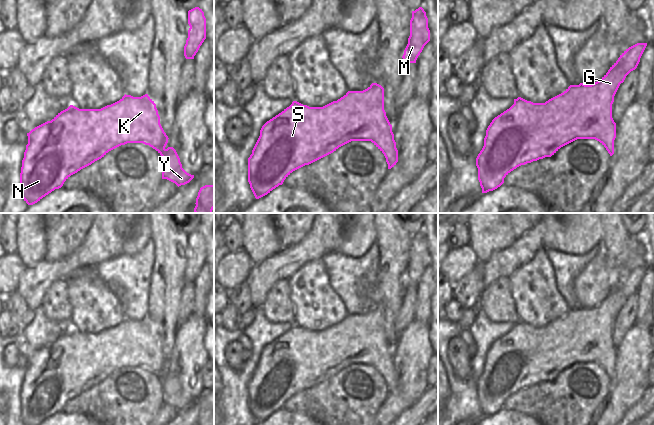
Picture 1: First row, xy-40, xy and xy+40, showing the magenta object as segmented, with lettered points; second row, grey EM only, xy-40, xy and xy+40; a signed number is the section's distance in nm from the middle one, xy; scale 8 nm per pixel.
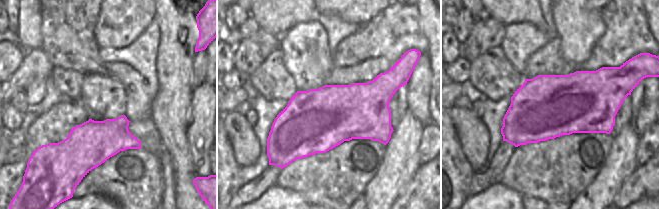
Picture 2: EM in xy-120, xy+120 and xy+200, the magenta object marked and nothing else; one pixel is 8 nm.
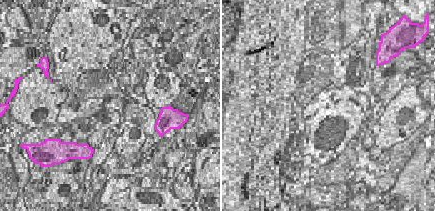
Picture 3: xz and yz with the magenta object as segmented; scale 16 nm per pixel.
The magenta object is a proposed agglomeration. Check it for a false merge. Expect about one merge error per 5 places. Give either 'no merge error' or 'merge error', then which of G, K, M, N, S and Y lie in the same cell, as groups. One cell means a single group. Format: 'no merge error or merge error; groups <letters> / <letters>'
no merge error; groups G K M N S Y

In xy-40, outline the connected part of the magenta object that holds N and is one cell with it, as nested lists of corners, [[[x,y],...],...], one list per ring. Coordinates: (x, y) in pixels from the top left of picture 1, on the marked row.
[[[145,94],[141,97],[124,95],[119,101],[101,109],[79,109],[70,105],[58,113],[51,121],[47,121],[34,129],[28,136],[28,144],[24,152],[20,173],[20,192],[28,205],[33,205],[43,197],[63,186],[64,182],[73,174],[104,157],[109,151],[127,143],[143,143],[155,149],[162,156],[162,179],[175,183],[178,187],[189,183],[194,175],[187,173],[180,162],[180,158],[173,147],[165,148],[168,136],[160,124],[160,116],[154,101]]]

